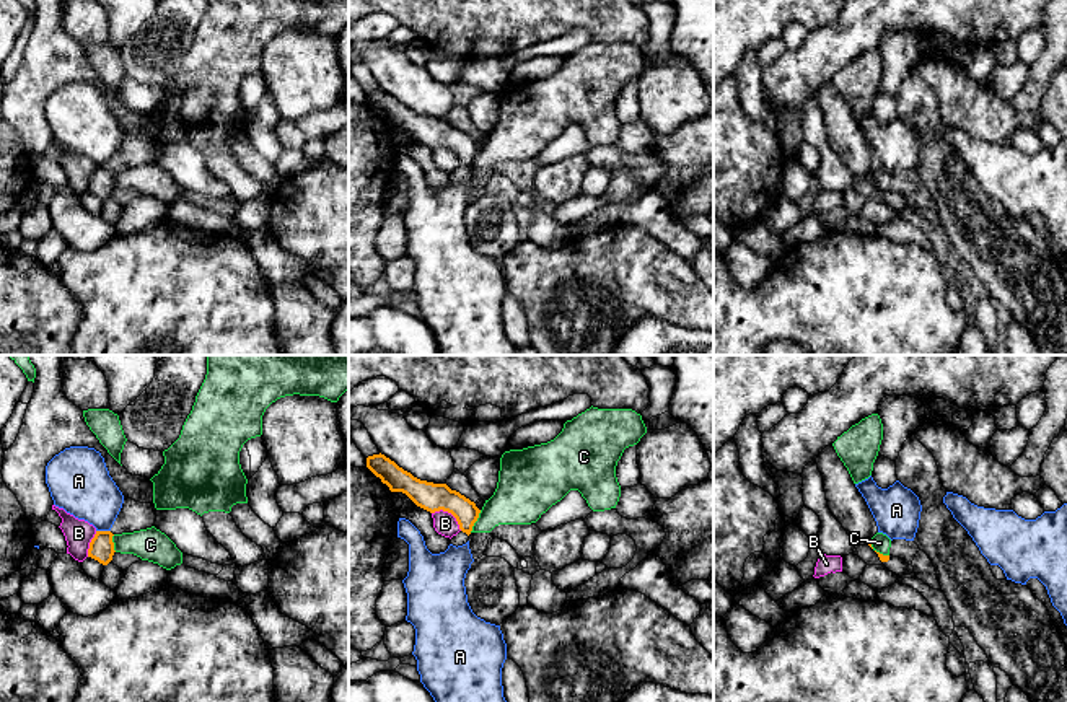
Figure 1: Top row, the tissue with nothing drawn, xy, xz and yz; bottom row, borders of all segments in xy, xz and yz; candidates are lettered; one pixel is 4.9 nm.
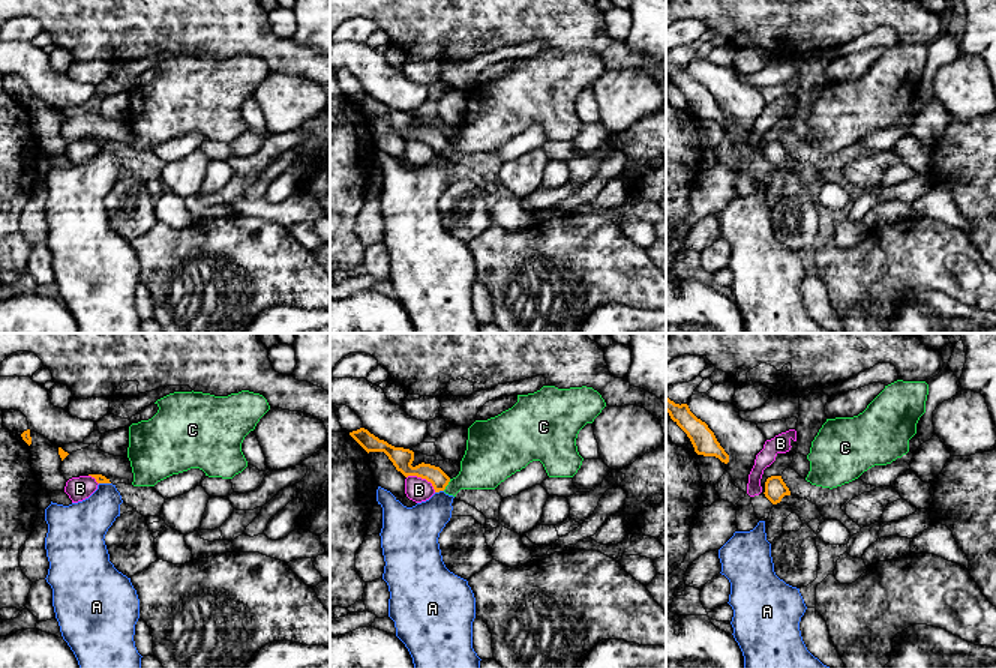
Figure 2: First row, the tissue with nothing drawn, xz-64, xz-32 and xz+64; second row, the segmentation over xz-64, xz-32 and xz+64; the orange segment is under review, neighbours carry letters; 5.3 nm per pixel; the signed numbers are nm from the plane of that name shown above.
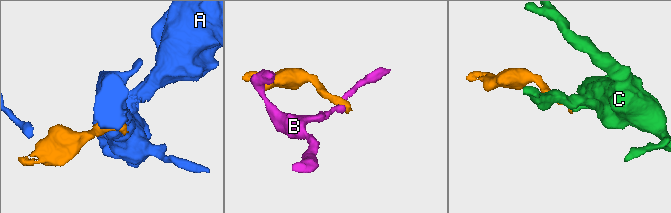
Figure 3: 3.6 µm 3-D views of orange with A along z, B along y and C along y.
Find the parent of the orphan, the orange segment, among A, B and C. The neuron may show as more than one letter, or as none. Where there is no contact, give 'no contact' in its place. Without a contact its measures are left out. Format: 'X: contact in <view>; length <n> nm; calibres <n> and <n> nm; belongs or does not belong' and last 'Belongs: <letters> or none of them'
A: contact in xy; length 70 nm; calibres 130 and 300 nm; does not belong
B: contact in xz; length 180 nm; calibres 140 and 110 nm; does not belong
C: contact in xz; length 130 nm; calibres 140 and 260 nm; does not belong
Belongs: none of them

